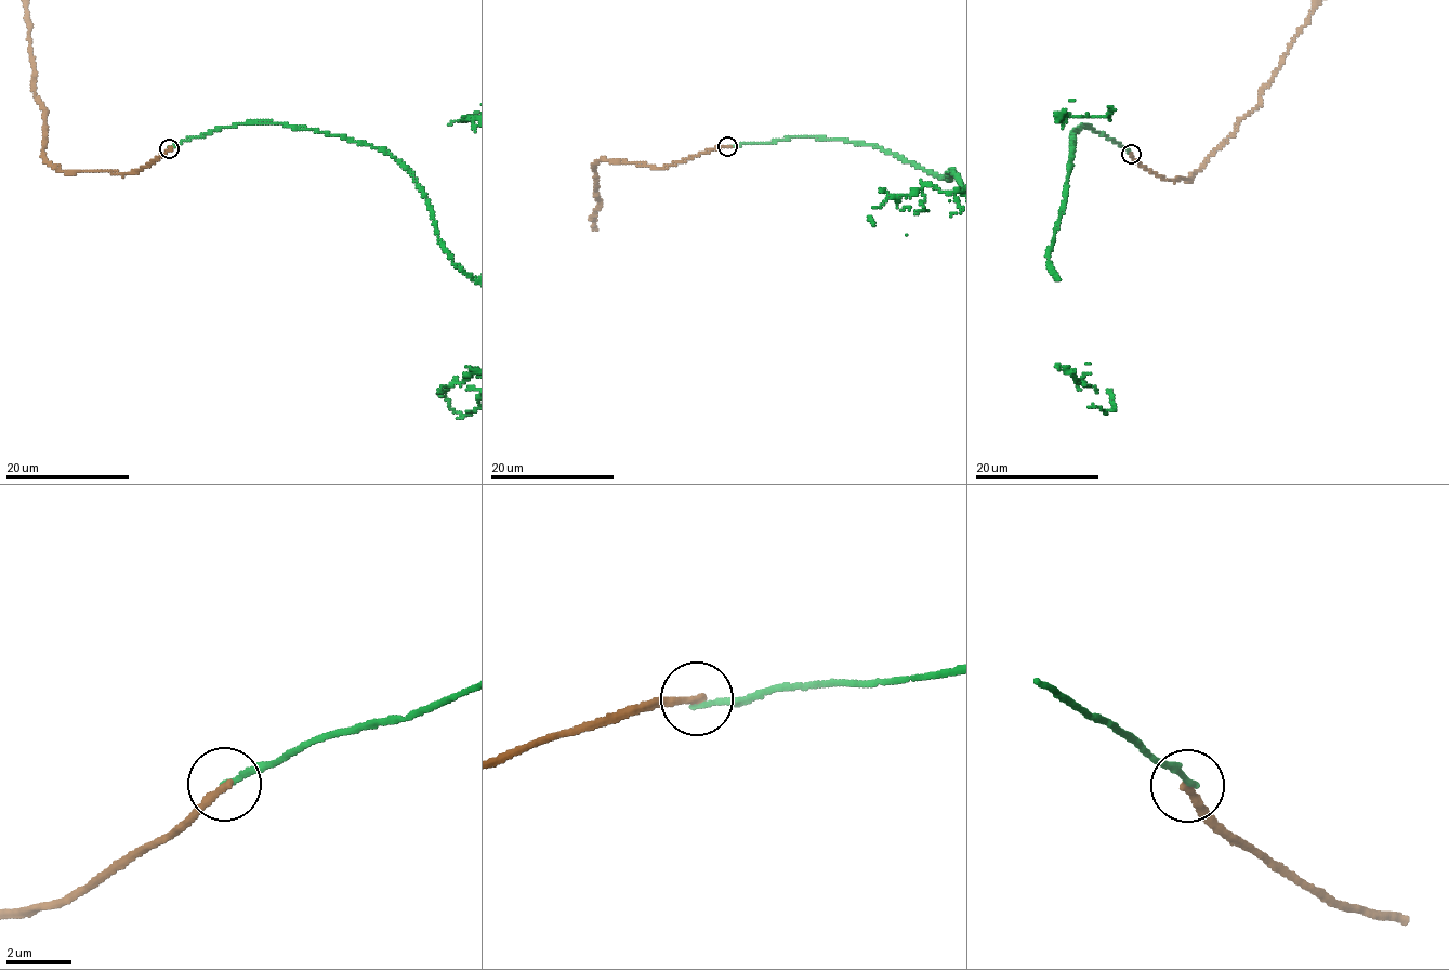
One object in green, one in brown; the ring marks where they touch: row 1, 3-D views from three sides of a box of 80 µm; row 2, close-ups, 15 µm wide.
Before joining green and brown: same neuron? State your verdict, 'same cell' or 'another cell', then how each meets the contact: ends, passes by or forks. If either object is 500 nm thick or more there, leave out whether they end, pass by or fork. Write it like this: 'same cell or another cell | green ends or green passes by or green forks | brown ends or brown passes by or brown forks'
another cell | green ends | brown ends

